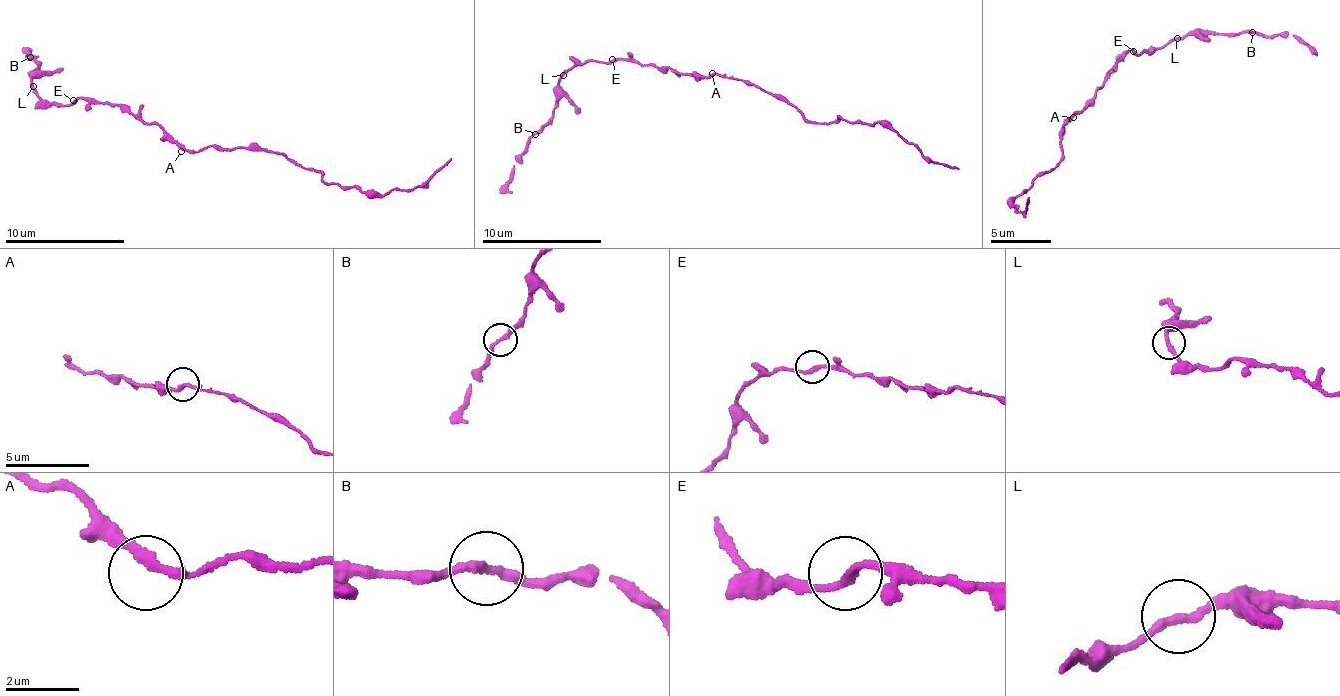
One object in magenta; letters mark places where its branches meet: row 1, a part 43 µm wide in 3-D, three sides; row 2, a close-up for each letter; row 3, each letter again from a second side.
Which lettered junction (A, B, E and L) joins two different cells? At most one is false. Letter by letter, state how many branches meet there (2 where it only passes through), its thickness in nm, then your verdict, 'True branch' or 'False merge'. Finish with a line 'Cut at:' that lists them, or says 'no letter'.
A: Branches: 2. Thickness 240 nm. True branch
B: Branches: 2. Thickness 240 nm. True branch
E: Branches: 2. Thickness 200 nm. True branch
L: Branches: 2. Thickness 220 nm. True branch
Cut at: no letter

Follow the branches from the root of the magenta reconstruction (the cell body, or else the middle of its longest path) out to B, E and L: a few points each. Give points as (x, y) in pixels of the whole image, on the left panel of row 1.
B: (167, 139), (155, 123), (117, 107), (45, 100), (31, 80), (41, 65), (30, 56)
E: (167, 139), (155, 123), (139, 121), (128, 111), (95, 101), (73, 100)
L: (167, 139), (155, 123), (139, 121), (117, 107), (76, 98), (68, 104), (49, 102), (36, 95), (33, 86)

